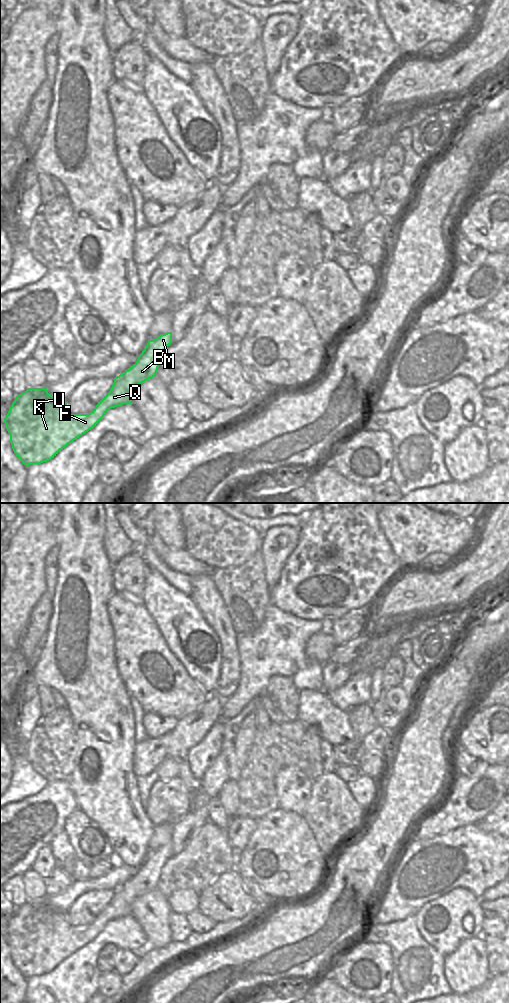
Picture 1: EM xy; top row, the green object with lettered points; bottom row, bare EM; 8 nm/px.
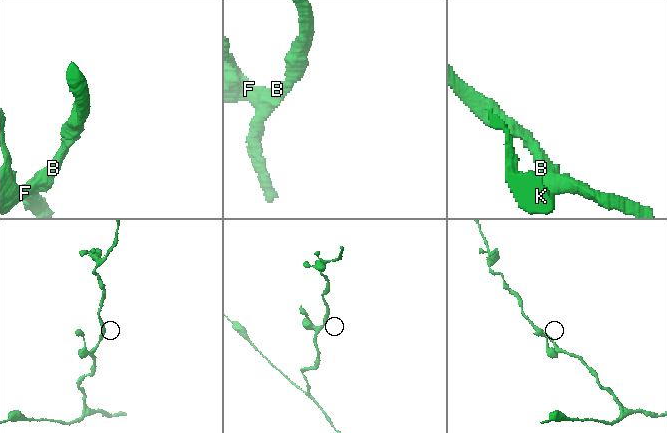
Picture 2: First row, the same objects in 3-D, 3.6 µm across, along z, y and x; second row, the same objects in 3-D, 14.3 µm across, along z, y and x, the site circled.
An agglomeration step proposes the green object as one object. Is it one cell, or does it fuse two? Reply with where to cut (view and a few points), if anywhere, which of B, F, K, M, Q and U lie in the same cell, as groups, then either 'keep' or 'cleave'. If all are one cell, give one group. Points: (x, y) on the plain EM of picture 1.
cut none; groups B F K M Q U; keep

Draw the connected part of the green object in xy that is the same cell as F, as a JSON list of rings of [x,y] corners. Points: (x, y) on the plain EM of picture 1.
[[[172,844],[161,846],[148,855],[135,876],[114,890],[110,903],[98,914],[89,926],[71,926],[66,912],[55,910],[46,899],[28,900],[16,908],[4,935],[10,947],[10,955],[22,976],[41,976],[54,970],[71,954],[94,940],[111,921],[123,916],[132,916],[132,903],[141,895],[156,888],[160,871],[172,855]]]

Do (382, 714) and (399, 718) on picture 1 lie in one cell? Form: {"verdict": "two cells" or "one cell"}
{"verdict": "one cell"}

